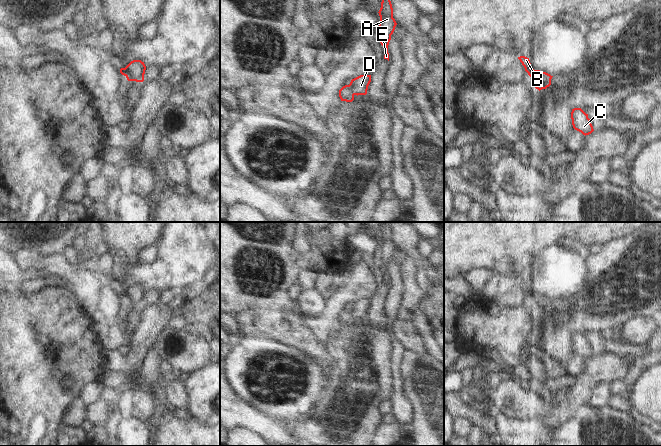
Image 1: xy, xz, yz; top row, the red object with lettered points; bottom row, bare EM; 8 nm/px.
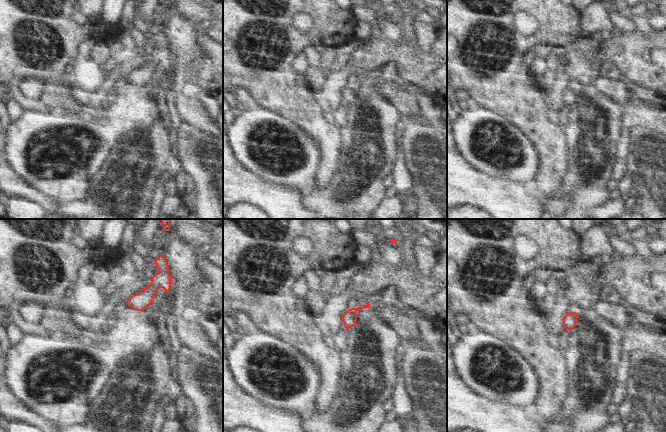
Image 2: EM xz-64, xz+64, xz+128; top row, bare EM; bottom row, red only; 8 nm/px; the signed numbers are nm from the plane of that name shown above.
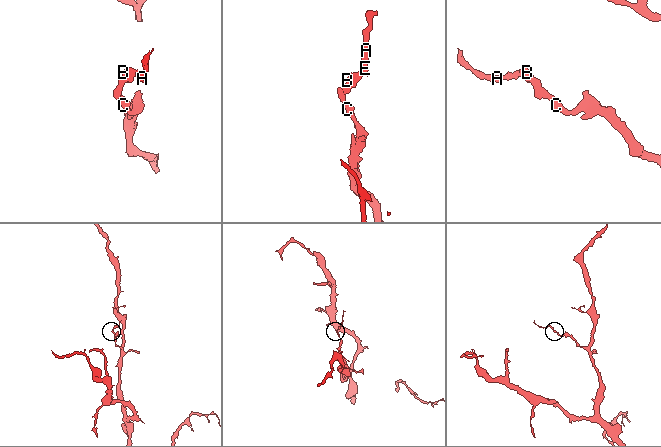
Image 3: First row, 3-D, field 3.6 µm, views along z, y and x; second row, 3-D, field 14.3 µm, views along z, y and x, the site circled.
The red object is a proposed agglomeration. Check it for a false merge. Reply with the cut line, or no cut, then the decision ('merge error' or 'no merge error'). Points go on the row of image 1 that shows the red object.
cut xz (349, 84), (354, 94); merge error

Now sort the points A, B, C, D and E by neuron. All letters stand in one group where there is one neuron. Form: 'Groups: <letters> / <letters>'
Groups: A B D E / C

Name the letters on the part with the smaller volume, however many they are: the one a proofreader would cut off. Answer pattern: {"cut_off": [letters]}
{"cut_off": ["A", "B", "D", "E"]}

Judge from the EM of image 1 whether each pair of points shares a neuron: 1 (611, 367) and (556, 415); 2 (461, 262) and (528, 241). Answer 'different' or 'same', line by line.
1: same
2: same

